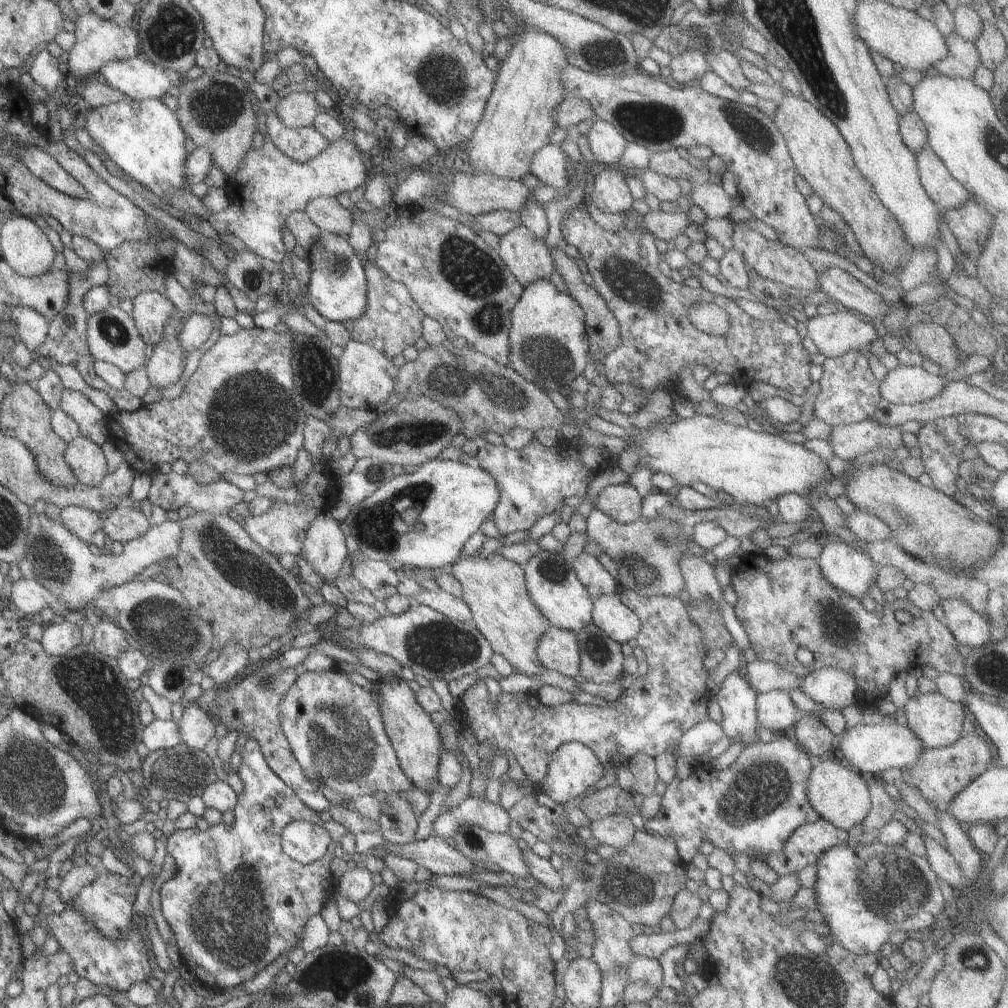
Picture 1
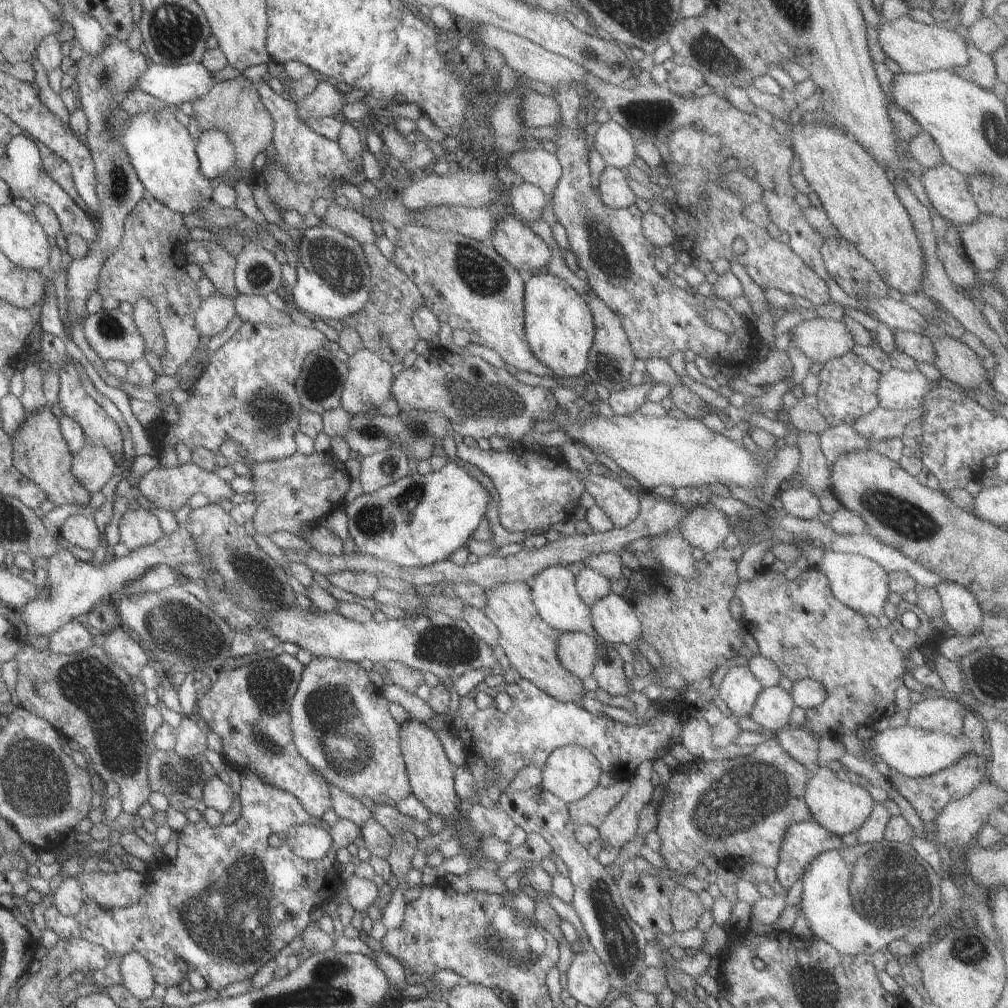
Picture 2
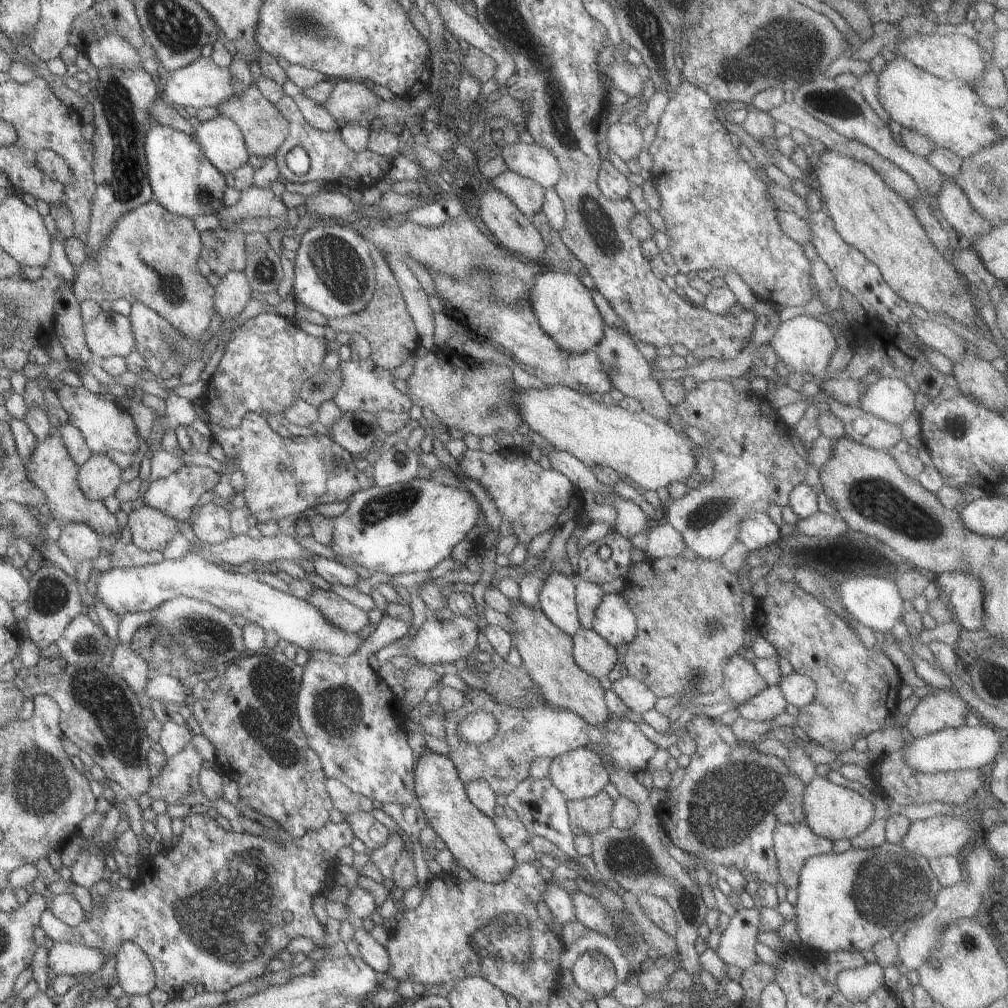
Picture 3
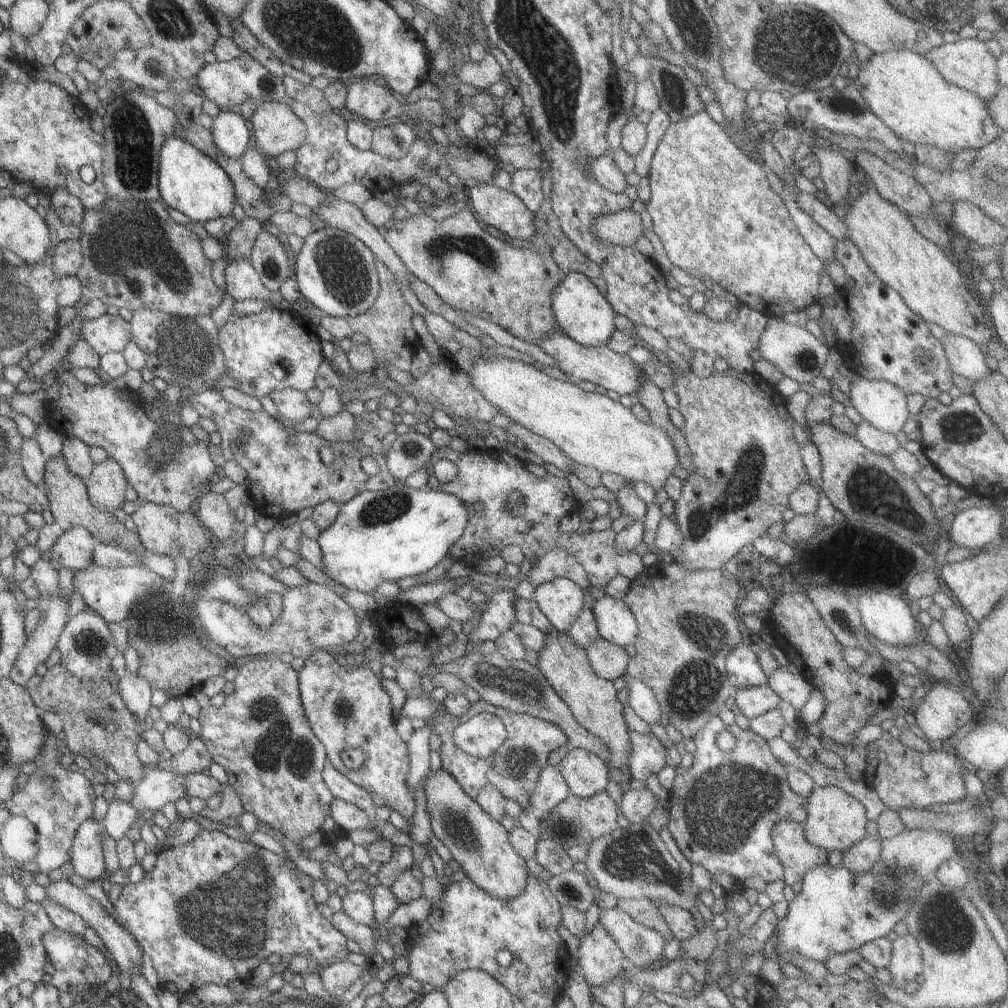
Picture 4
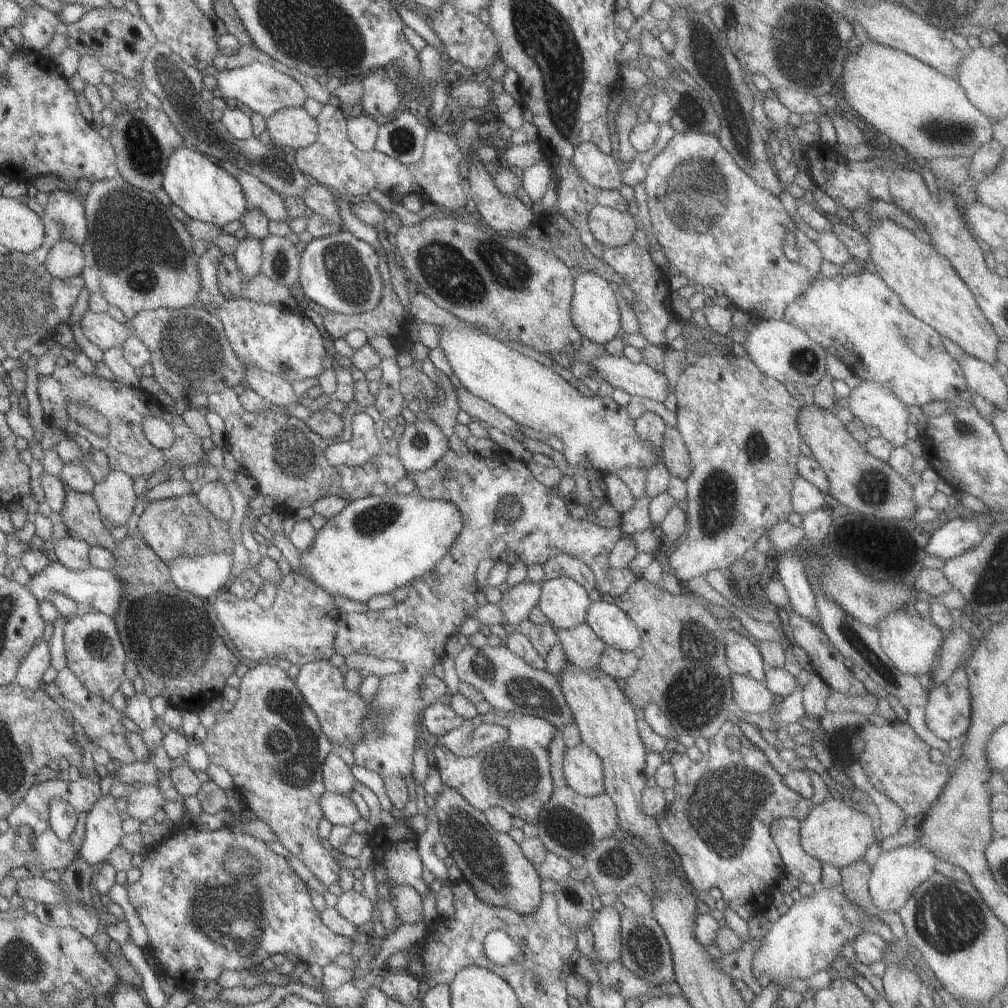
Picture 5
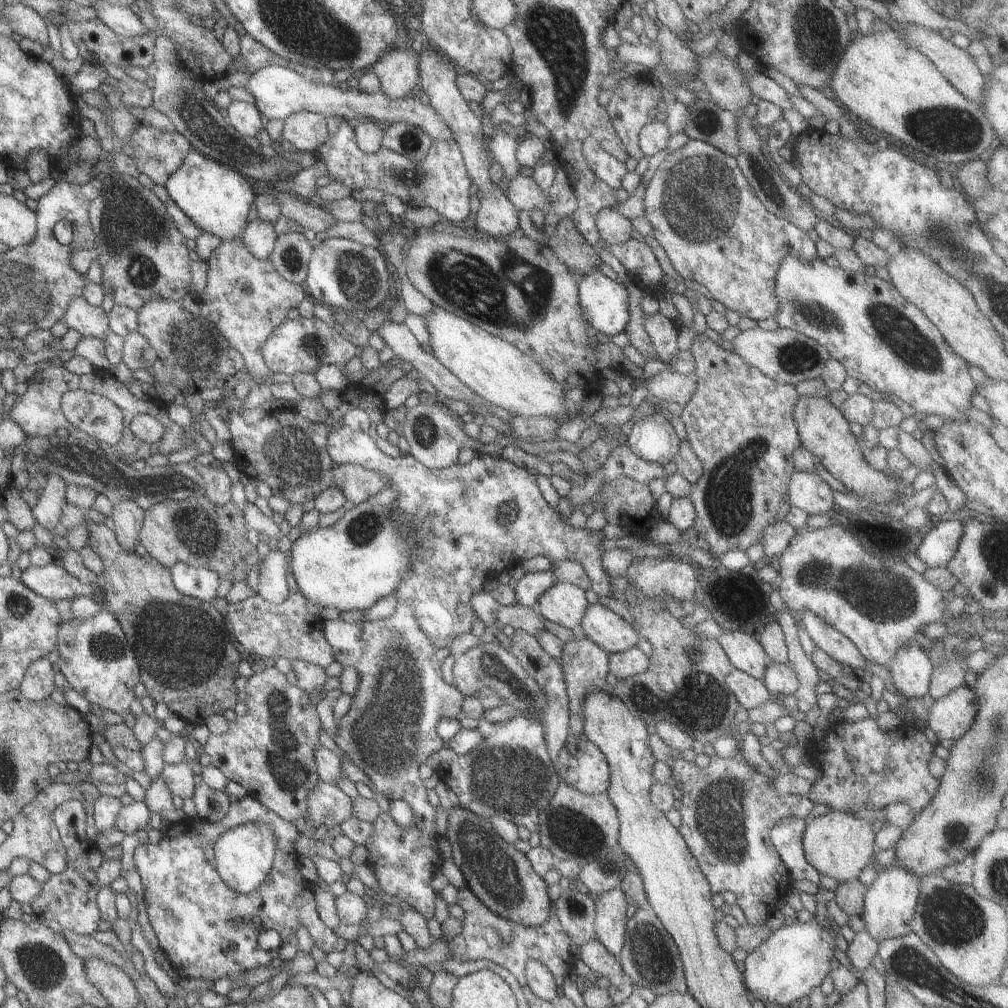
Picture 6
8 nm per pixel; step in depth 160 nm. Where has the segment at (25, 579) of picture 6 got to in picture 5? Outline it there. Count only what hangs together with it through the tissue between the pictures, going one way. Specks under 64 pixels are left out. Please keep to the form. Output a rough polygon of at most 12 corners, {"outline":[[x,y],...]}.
{"outline":[[55,560],[30,576],[38,601],[62,594],[110,617],[123,596],[112,569],[70,570]]}

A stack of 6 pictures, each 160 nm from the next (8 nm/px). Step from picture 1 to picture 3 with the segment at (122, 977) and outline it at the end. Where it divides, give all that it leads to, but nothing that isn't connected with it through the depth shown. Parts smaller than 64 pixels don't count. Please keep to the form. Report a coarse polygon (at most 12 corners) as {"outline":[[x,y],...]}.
{"outline":[[190,812],[48,943],[133,942],[168,996],[261,977],[332,884],[343,819],[280,845]]}

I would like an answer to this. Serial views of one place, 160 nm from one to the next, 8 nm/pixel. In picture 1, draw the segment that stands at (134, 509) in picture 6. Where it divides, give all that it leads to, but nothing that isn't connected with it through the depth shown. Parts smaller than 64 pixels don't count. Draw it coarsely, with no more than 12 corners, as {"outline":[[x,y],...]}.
{"outline":[[83,436],[65,444],[76,483],[93,487],[105,476],[100,447]]}

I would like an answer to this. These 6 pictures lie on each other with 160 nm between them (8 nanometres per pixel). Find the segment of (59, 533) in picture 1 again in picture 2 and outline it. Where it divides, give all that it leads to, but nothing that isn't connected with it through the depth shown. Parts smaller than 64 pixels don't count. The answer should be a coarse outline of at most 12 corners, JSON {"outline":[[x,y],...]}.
{"outline":[[181,525],[96,566],[60,547],[46,585],[20,608],[30,638],[49,636],[118,596],[153,566],[199,562]]}

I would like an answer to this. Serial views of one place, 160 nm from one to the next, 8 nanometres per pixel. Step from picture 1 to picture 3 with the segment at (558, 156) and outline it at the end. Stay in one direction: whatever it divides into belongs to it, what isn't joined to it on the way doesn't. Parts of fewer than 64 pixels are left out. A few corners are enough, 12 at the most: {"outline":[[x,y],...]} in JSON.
{"outline":[[502,143],[507,170],[543,190],[560,174],[557,160],[534,143]]}

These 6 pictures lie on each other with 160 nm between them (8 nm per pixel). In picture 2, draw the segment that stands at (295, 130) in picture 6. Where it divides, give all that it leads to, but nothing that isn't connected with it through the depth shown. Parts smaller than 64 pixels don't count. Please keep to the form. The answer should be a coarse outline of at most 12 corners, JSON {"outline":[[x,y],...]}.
{"outline":[[239,75],[191,100],[201,132],[219,130],[250,176],[272,142],[256,85]]}

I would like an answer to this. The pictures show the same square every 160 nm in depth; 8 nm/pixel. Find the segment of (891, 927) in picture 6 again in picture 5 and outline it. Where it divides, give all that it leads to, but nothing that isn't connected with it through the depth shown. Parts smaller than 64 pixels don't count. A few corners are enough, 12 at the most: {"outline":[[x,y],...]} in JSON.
{"outline":[[916,841],[881,851],[868,894],[894,918],[938,859]]}

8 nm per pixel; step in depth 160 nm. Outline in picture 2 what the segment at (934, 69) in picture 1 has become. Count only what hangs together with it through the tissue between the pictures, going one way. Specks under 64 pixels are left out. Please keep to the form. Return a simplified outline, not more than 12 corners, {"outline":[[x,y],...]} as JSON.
{"outline":[[966,44],[967,64],[952,71],[983,89],[996,82],[989,55]]}

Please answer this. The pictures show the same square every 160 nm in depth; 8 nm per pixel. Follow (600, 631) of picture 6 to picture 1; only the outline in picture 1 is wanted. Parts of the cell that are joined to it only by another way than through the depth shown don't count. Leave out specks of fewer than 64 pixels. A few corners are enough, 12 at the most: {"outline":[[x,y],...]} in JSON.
{"outline":[[614,594],[592,601],[592,624],[619,645],[640,621]]}

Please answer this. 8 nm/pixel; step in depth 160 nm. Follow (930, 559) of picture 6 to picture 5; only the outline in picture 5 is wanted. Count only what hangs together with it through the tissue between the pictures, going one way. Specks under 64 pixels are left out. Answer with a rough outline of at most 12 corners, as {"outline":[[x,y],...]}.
{"outline":[[957,517],[931,534],[925,554],[945,562],[977,546],[975,519]]}

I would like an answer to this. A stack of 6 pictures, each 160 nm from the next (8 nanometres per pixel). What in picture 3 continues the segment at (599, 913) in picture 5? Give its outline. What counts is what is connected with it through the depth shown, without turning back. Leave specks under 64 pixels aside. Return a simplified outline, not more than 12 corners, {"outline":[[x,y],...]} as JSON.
{"outline":[[583,952],[569,968],[574,986],[597,999],[616,986],[612,962]]}

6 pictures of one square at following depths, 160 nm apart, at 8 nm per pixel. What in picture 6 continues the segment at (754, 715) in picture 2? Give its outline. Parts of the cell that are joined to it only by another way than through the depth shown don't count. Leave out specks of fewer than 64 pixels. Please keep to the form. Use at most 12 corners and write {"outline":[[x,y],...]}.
{"outline":[[731,669],[726,687],[748,710],[763,704],[770,692],[761,679]]}

